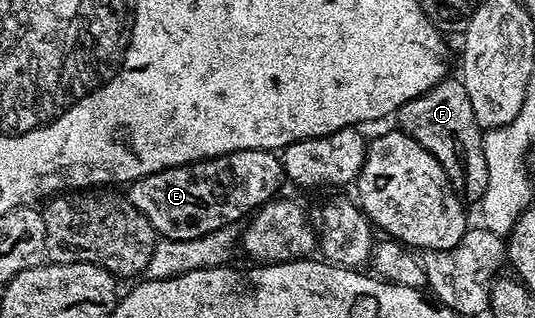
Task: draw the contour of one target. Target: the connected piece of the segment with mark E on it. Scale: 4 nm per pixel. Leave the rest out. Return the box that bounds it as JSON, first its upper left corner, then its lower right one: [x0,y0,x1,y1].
[127,150,285,242]

